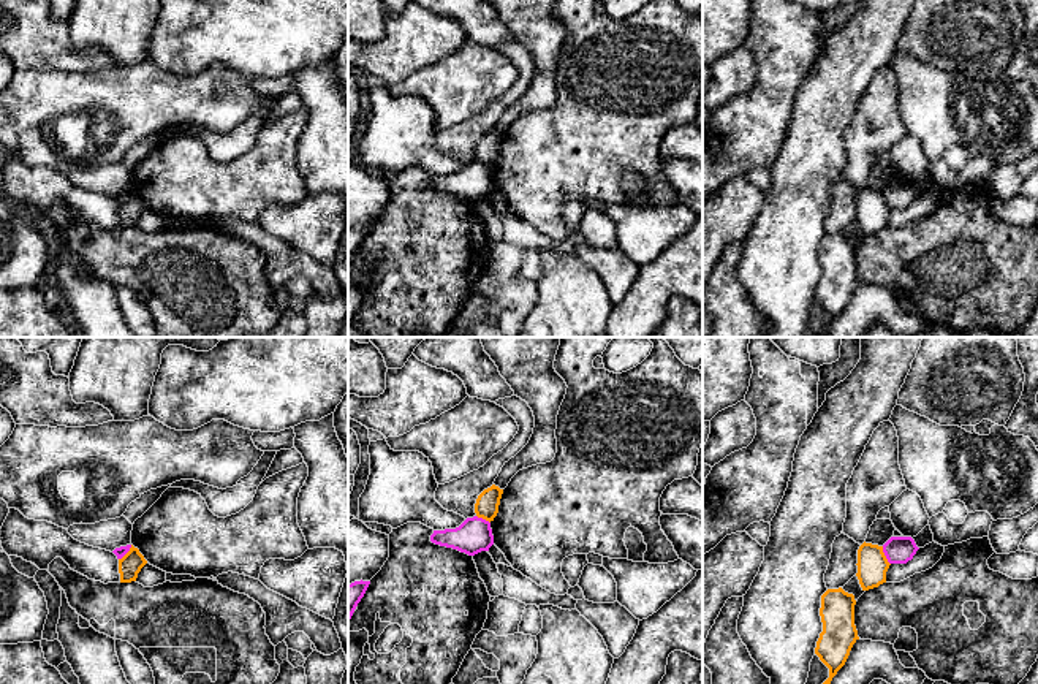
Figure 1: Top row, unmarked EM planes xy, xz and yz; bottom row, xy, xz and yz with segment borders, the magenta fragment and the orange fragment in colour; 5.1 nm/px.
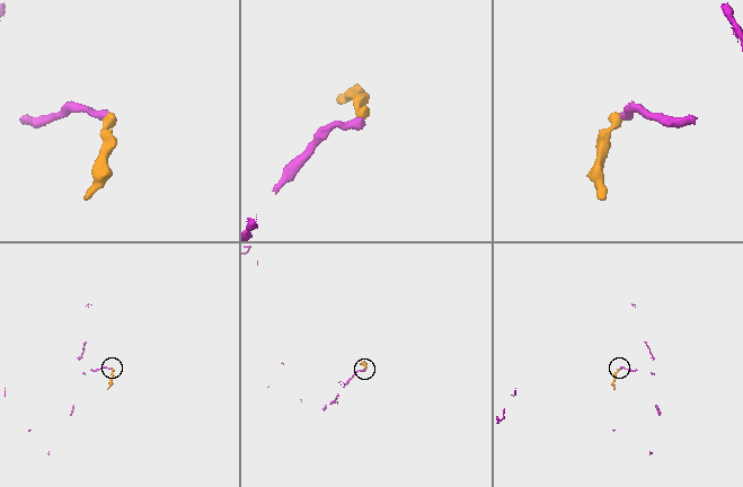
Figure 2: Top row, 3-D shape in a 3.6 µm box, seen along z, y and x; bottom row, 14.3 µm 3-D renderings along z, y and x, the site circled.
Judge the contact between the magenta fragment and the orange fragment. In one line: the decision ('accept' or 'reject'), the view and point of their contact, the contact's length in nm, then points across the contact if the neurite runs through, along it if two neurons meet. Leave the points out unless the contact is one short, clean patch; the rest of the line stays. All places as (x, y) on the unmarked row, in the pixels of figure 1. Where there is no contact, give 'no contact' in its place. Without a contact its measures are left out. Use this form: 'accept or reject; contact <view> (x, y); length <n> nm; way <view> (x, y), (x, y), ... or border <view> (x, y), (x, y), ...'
reject; contact yz (886, 201); length 100 nm; border yz (882, 192), (890, 209)

